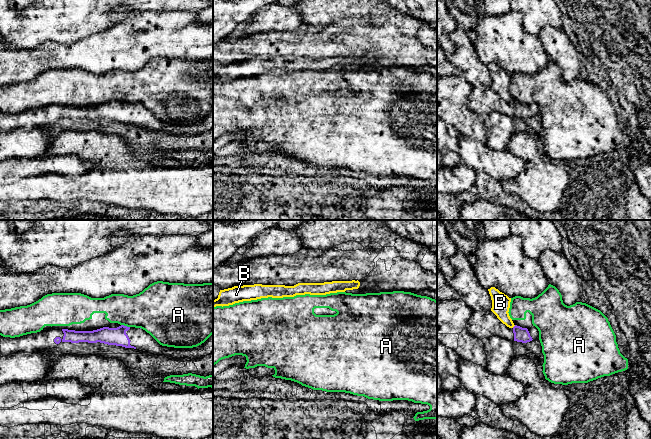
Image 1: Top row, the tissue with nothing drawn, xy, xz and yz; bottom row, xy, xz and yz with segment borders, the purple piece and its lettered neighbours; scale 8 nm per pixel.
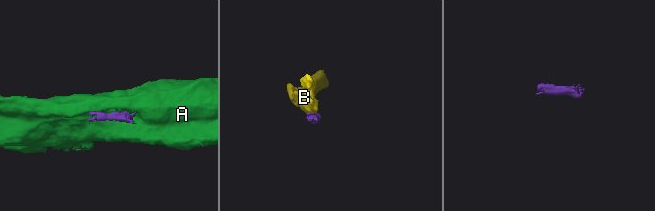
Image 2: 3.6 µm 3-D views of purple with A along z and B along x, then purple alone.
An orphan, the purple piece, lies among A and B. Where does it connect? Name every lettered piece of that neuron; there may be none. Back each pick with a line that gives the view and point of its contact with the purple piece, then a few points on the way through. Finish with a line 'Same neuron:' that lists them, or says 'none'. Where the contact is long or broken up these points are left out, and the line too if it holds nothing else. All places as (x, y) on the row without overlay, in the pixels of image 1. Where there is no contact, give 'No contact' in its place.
Same neuron: none

